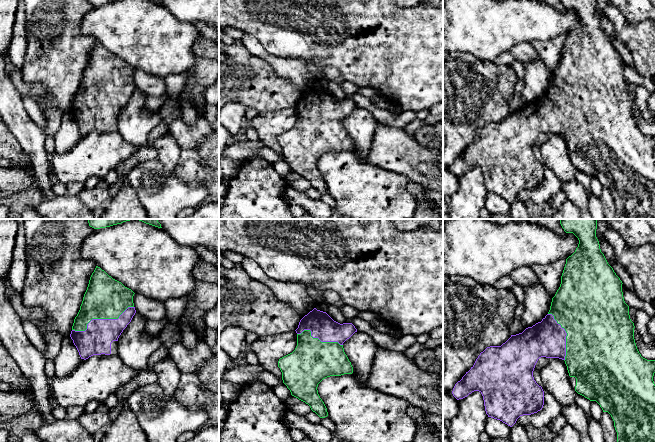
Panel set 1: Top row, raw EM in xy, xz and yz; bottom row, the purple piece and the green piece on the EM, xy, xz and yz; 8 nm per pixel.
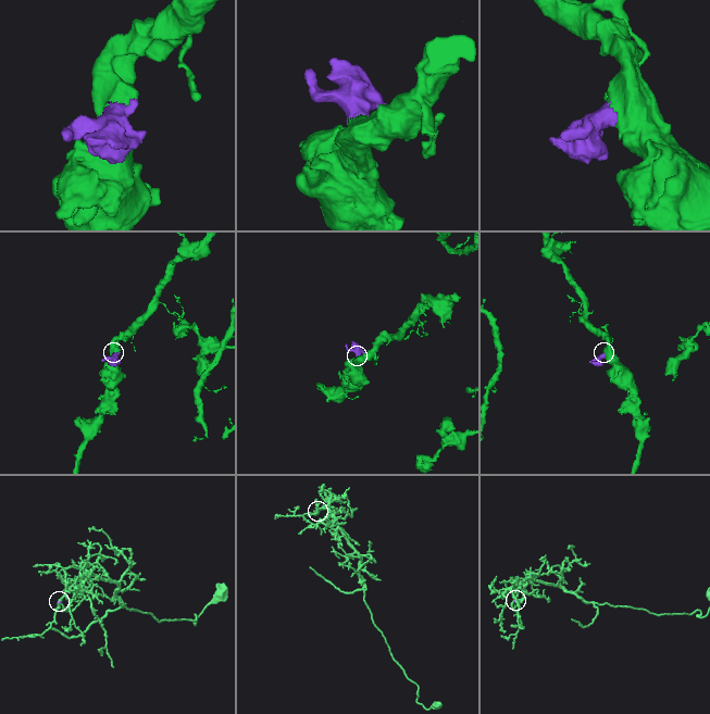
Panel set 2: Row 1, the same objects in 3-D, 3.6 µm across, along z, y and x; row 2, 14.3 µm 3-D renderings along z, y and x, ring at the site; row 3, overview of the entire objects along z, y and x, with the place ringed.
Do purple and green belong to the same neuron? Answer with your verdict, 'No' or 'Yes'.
Yes

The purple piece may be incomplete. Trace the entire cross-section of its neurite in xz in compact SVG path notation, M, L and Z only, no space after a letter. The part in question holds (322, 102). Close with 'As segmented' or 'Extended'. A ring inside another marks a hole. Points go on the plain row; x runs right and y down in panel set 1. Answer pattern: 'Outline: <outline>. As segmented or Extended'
Outline: M314 84L300 96L295 107L295 126L278 137L283 159L292 172L308 180L320 194L325 194L328 188L318 170L318 160L330 152L353 149L343 119L357 105L352 99L340 100L326 88Z. Extended

